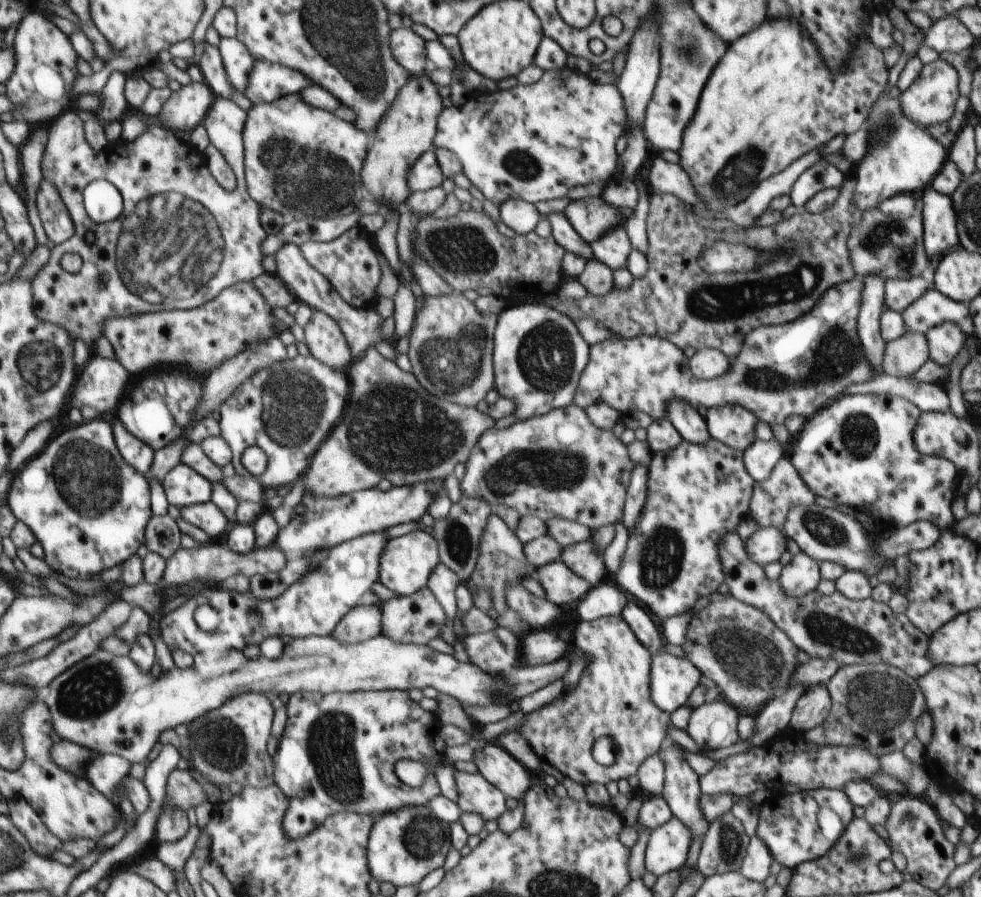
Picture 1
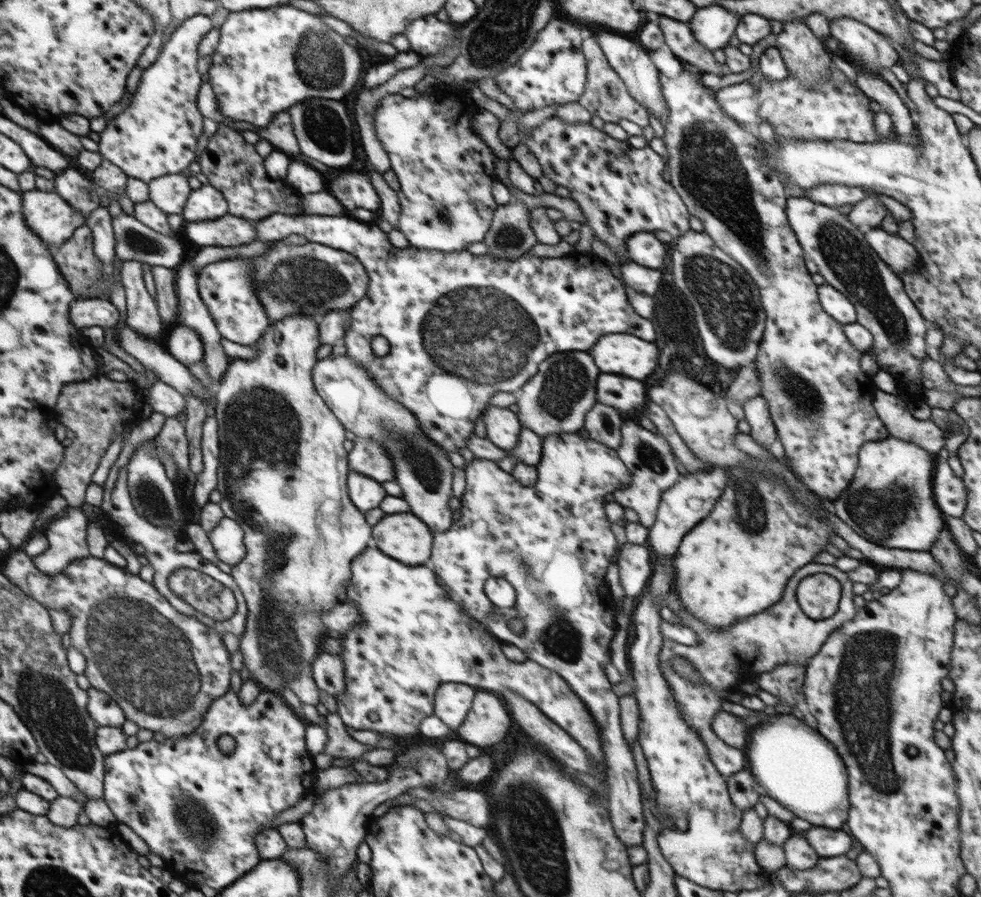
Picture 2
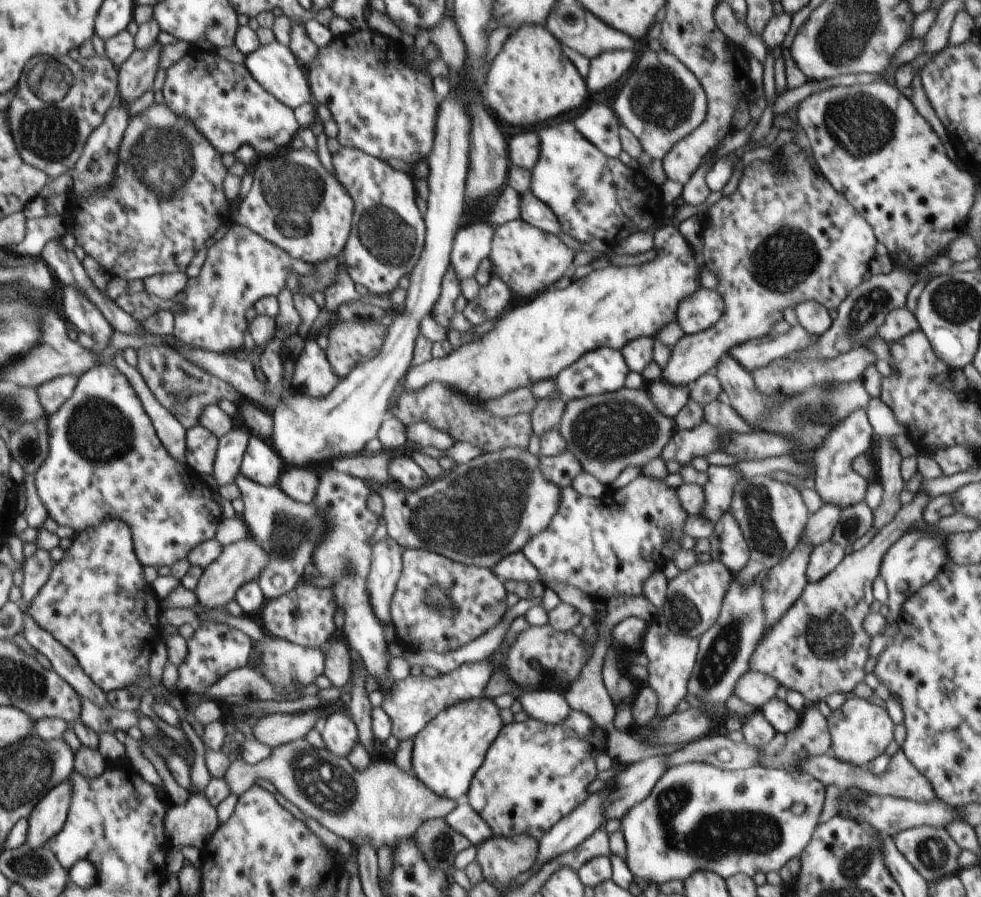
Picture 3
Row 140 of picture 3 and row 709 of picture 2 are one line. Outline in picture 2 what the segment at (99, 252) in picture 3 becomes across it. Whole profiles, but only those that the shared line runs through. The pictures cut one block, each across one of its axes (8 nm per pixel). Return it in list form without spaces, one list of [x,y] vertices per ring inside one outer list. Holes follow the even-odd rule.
[[[22,550],[15,551],[7,561],[4,575],[15,586],[22,588],[49,611],[70,614],[71,646],[86,659],[83,674],[91,688],[108,694],[120,706],[125,720],[154,733],[159,730],[165,738],[181,738],[194,733],[207,716],[212,702],[232,690],[232,650],[228,650],[224,634],[172,607],[170,600],[155,584],[148,583],[144,574],[131,574],[124,567],[108,563],[107,559],[87,557],[73,560],[60,575],[51,576],[39,571],[34,559]]]

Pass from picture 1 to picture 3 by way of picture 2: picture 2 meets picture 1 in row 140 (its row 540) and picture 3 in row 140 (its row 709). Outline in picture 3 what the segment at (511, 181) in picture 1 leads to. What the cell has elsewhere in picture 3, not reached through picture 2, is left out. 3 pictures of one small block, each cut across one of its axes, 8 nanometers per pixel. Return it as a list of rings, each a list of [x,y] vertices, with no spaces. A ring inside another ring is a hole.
[[[590,104],[573,122],[576,130],[602,154],[608,158],[616,158],[623,149],[619,137],[622,125],[615,112],[604,104]]]

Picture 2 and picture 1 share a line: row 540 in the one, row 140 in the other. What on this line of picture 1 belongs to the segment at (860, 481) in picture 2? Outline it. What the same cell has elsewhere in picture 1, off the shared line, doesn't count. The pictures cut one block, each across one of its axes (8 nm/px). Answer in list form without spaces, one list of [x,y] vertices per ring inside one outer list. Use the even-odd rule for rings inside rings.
[[[890,95],[873,104],[862,128],[869,134],[869,148],[868,154],[855,164],[857,183],[853,202],[863,213],[876,209],[882,201],[894,195],[927,188],[947,160],[946,149],[928,134],[926,128],[904,116],[899,99]]]

